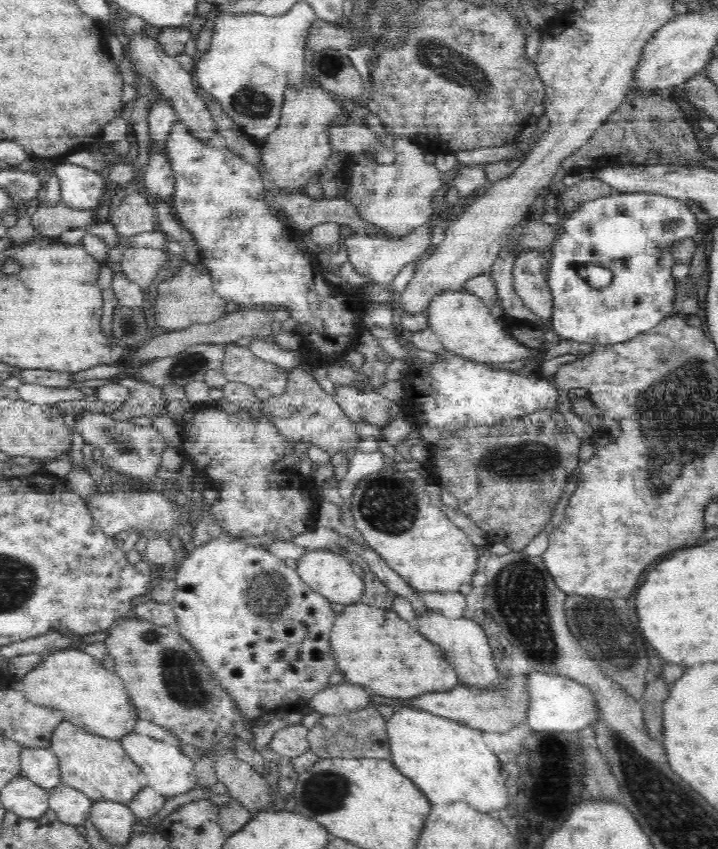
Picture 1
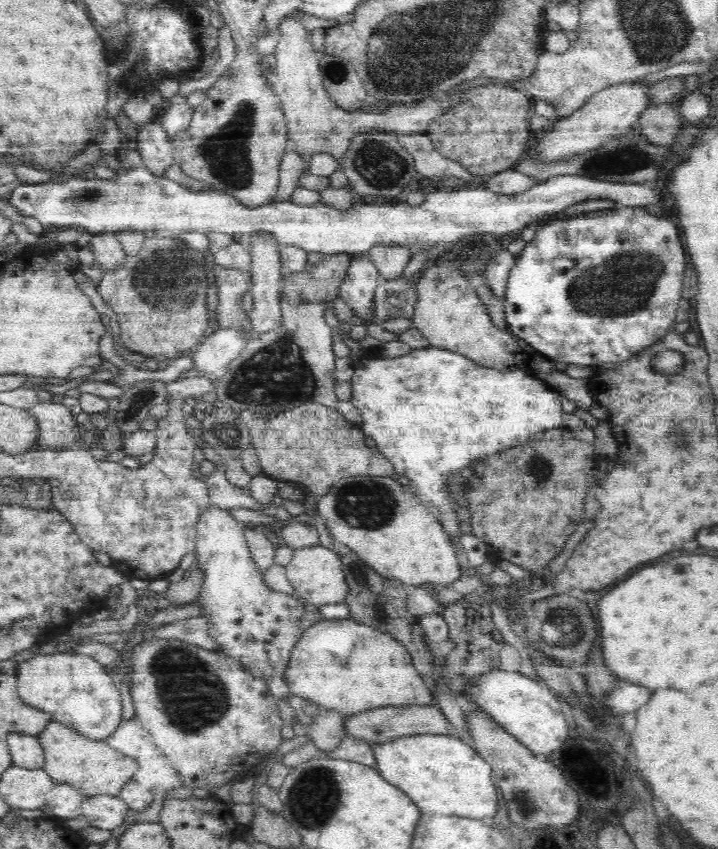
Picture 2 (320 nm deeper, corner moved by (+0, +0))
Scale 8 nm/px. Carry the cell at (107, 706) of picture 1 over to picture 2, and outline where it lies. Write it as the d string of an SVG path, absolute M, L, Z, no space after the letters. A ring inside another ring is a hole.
M72 650L39 654L16 667L17 691L25 704L52 715L52 721L92 740L104 740L122 722L122 697L110 674L96 659Z

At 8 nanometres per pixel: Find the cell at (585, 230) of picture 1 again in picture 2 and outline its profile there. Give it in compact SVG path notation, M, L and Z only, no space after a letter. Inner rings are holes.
M616 204L616 208L592 212L588 216L556 220L548 224L539 224L532 241L528 241L524 249L519 252L516 264L510 269L508 284L503 301L507 329L518 339L527 342L536 353L543 355L555 364L580 364L594 366L613 362L618 364L632 358L636 352L654 344L668 333L675 324L675 316L679 303L683 301L682 283L686 272L686 252L678 236L678 226L665 217L654 216L642 206L624 206Z

